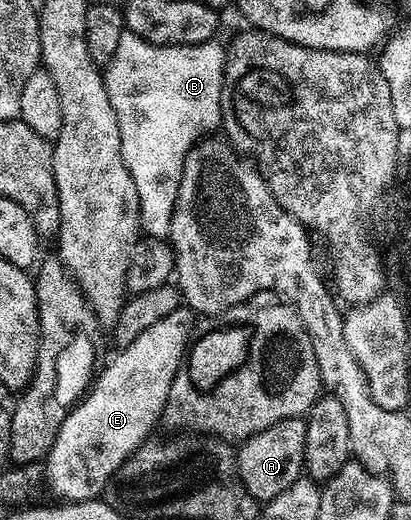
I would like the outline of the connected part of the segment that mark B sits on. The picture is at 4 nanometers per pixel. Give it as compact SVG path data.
M125 32L122 39L118 39L118 51L108 60L103 70L104 86L106 95L110 95L110 107L114 107L114 115L118 119L118 131L120 132L120 150L122 159L134 179L134 187L138 187L138 199L140 200L140 228L149 237L167 238L172 231L172 212L178 199L178 187L184 177L184 160L191 151L192 146L205 135L219 130L222 125L220 115L220 100L224 90L224 59L226 56L225 46L219 45L219 40L203 41L197 45L156 45L153 41L139 37L136 33Z

